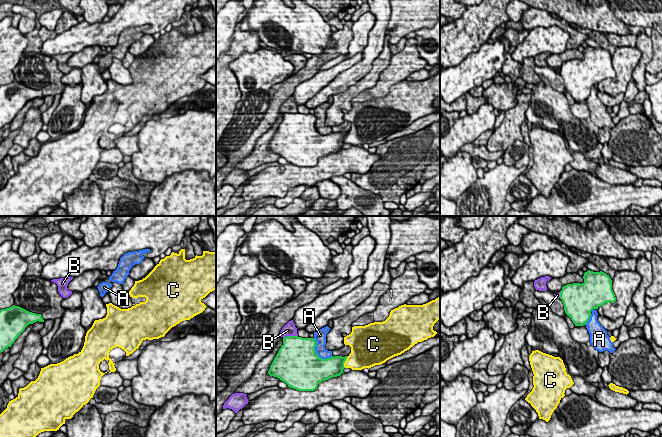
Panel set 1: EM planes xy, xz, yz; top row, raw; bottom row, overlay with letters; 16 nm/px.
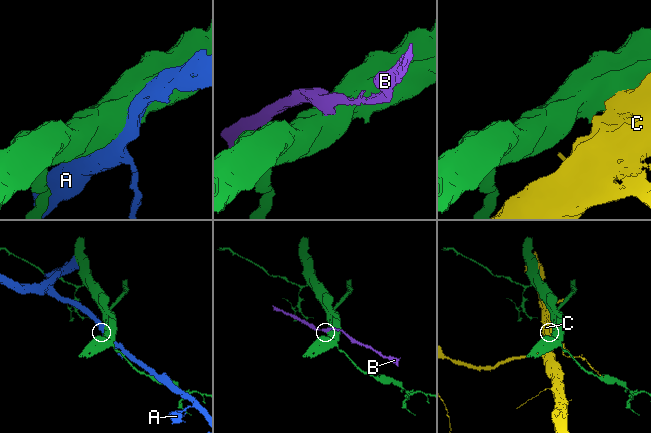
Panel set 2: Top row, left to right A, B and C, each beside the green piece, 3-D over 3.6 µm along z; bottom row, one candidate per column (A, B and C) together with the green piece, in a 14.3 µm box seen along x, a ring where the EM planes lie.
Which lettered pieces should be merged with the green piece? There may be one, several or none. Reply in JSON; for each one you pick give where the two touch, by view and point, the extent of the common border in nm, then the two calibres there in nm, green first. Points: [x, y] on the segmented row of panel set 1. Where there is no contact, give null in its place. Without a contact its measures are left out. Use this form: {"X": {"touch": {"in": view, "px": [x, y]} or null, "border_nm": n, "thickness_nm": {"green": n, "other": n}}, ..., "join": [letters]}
{"join": []}

